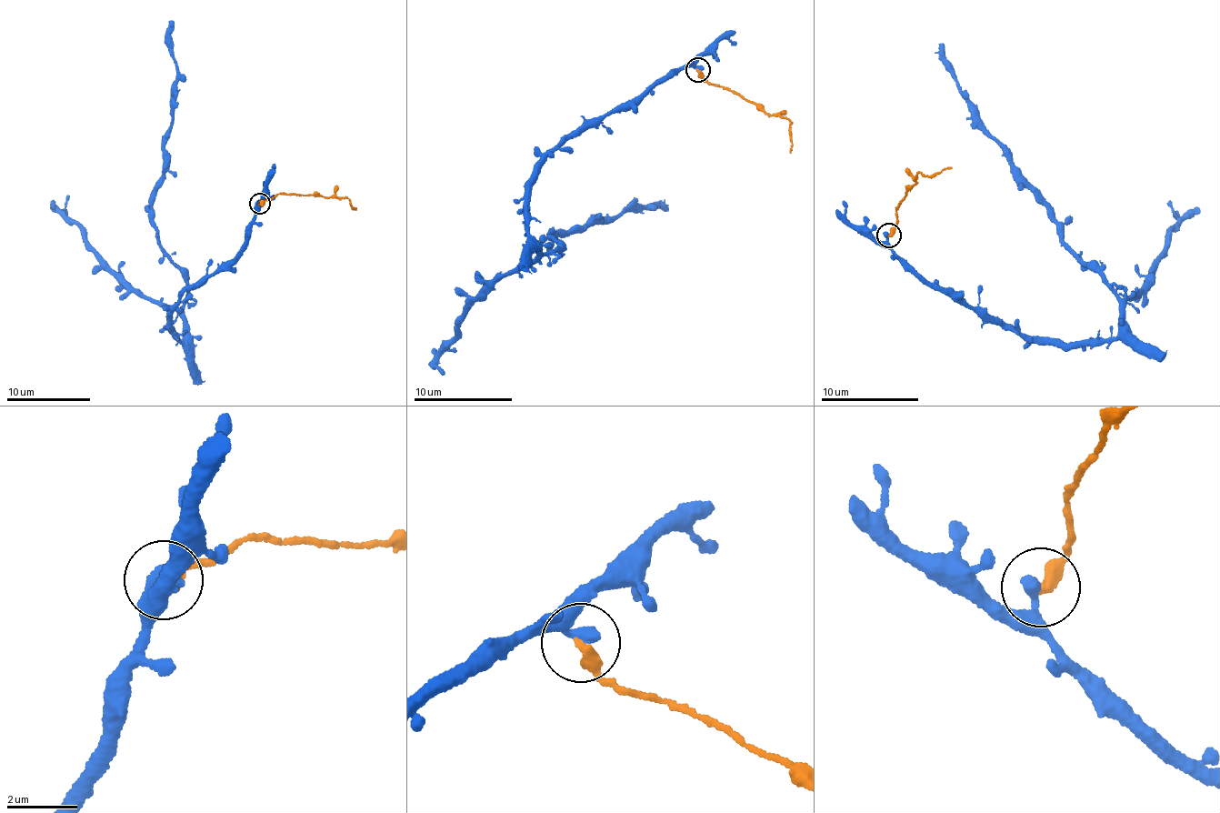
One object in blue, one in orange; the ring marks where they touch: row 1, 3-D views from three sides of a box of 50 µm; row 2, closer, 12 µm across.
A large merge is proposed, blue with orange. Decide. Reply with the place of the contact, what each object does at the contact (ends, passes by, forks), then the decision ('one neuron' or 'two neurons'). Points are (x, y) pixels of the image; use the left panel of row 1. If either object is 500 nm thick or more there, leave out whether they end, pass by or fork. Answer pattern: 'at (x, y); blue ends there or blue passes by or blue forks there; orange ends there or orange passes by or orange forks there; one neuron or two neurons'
at (259, 204); blue ends there; orange ends there; two neurons

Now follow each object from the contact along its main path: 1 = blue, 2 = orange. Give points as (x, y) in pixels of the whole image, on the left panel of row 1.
1: (259, 203), (241, 248), (171, 312), (182, 342), (184, 271), (165, 254), (152, 199), (177, 82), (168, 21)
2: (259, 203), (279, 194), (349, 199), (355, 208)

